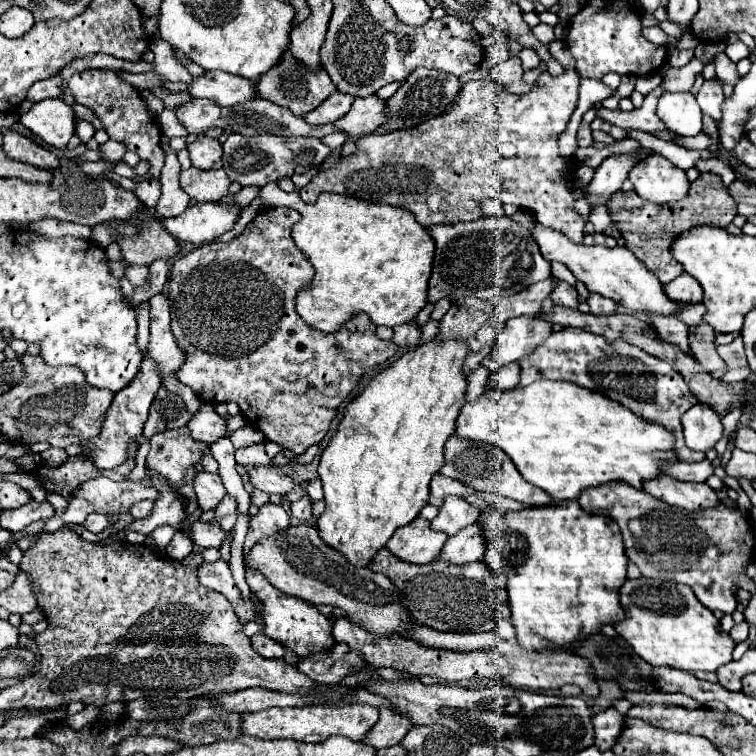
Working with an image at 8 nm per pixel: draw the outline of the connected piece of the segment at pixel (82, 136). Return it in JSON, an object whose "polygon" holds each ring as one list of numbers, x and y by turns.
{"polygon":[[77,120,77,130,75,130,75,134,77,134,77,138,79,138,81,142,89,142,89,140,93,138,93,134,95,134,95,128,93,128,93,124,89,124,89,122,85,122,85,120]]}

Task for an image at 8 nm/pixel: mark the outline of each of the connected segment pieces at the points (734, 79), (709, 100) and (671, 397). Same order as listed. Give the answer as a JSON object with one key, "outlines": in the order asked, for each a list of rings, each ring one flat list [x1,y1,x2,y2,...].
{"outlines":[[[721,52,721,54,715,56,715,66,717,66,717,78,719,78,723,84,735,86,735,84,741,80,741,74,737,72,735,64,725,56,725,52]],[[707,80,707,82,701,86,699,94,697,94,697,102,699,102,703,114,707,114,707,116,711,116,711,118,715,118,715,120,721,120,723,100,725,100,725,96,723,96,723,86,721,86,719,82,715,82,715,80]],[[563,328,553,332,535,354,523,358,521,364,521,382,519,386,527,386,535,380,567,380,577,386,589,388,593,392,605,394,613,402,627,406,633,414,639,414,647,422,657,422,667,428,675,436,675,454,681,462,699,462,705,454,687,450,683,442,683,426,681,416,697,402,691,394,689,386,683,378,671,368,671,364,653,358,637,346,627,342,607,342,605,336,591,334,579,328]]]}

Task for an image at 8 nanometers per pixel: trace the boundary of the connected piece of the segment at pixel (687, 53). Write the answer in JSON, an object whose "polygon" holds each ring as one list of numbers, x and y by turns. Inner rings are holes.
{"polygon":[[675,50,675,52,669,52,667,54,667,60,673,68,681,68,685,66,689,60,693,58,693,50]]}

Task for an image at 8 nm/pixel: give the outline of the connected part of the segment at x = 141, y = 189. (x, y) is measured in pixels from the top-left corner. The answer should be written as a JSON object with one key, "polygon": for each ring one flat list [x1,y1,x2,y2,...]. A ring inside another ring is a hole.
{"polygon":[[141,178,139,180,139,186,135,190,135,196,141,200,141,204,147,208,147,210,153,210,153,206,157,204,159,196,161,196,161,186,157,180,147,180,147,178]]}

